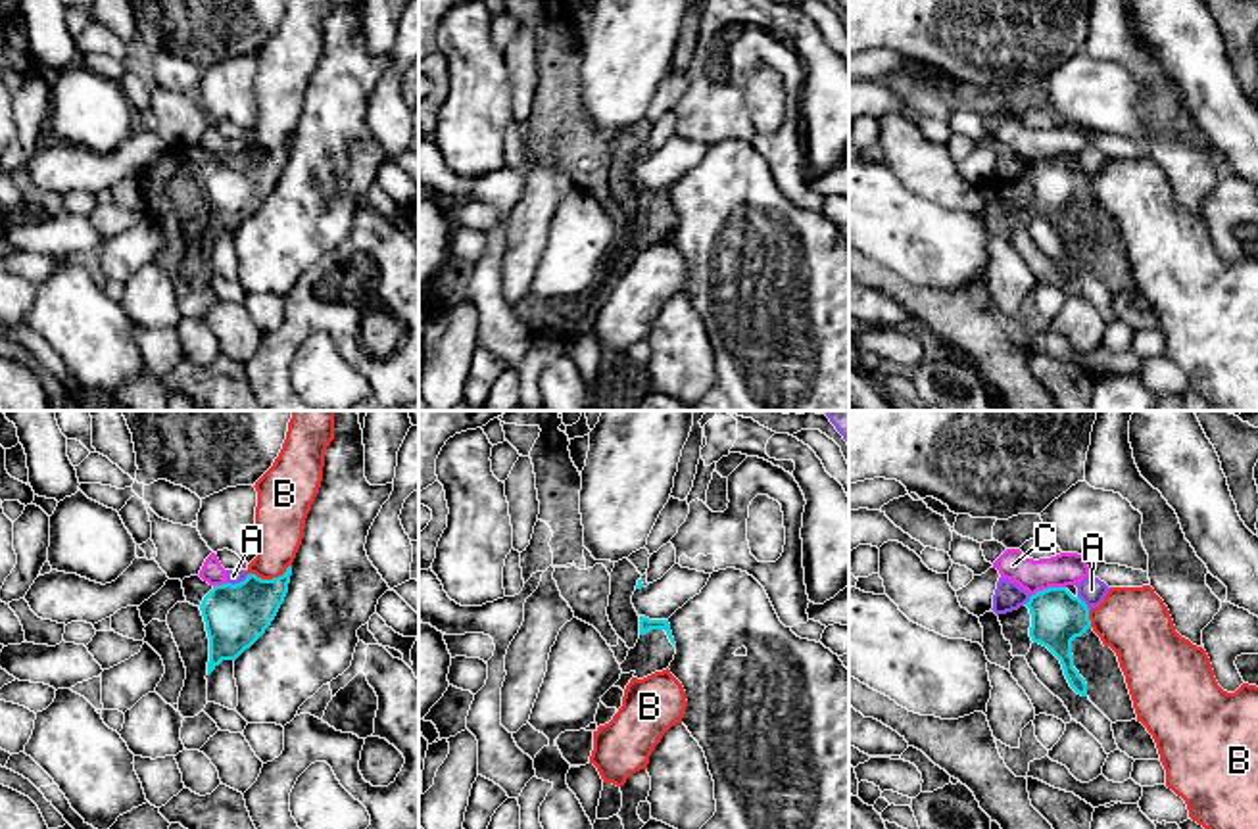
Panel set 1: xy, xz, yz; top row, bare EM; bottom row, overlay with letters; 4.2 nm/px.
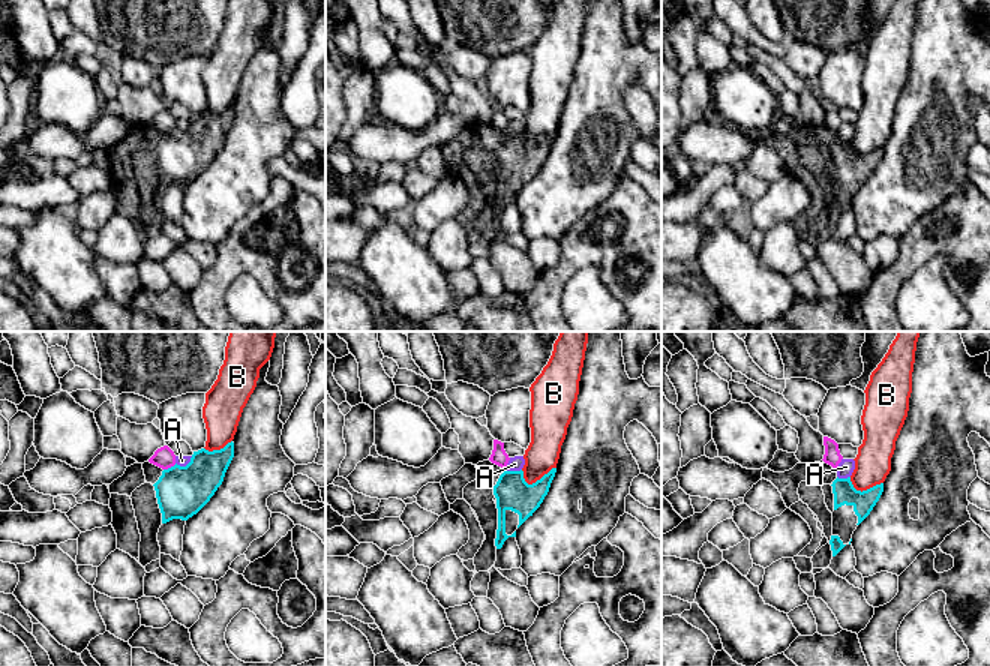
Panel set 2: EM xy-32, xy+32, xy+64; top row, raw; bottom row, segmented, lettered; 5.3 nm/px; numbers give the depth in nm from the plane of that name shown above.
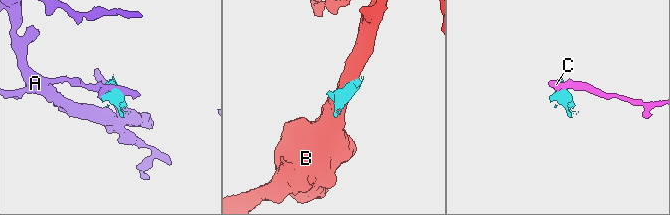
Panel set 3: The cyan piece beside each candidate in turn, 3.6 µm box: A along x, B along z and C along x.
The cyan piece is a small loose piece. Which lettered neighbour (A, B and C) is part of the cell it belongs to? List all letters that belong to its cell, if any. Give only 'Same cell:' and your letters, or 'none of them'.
Same cell: none of them

